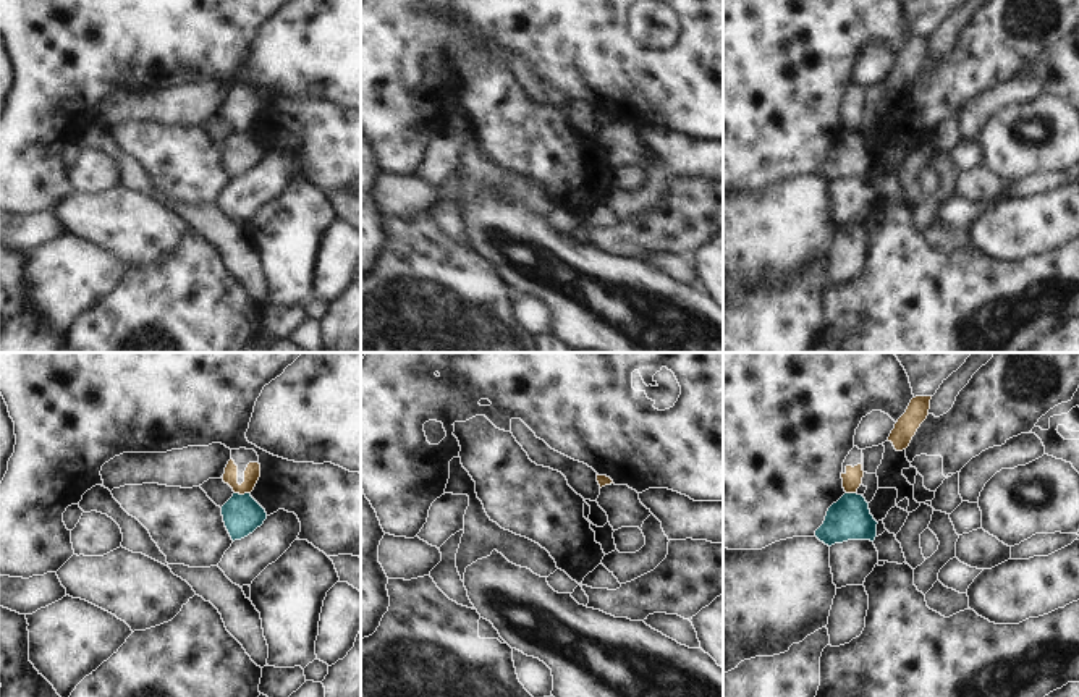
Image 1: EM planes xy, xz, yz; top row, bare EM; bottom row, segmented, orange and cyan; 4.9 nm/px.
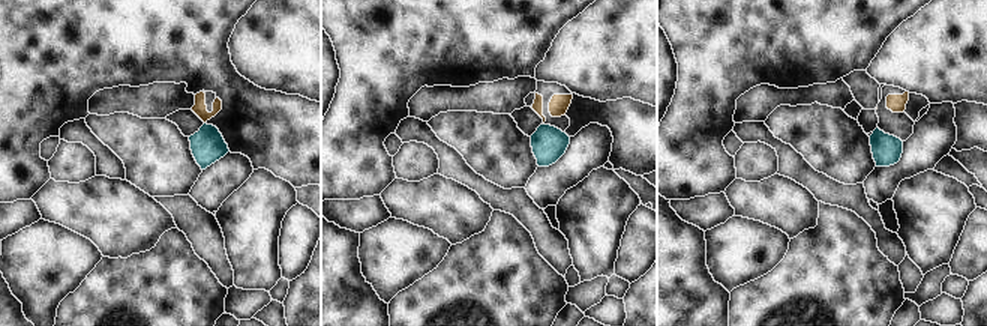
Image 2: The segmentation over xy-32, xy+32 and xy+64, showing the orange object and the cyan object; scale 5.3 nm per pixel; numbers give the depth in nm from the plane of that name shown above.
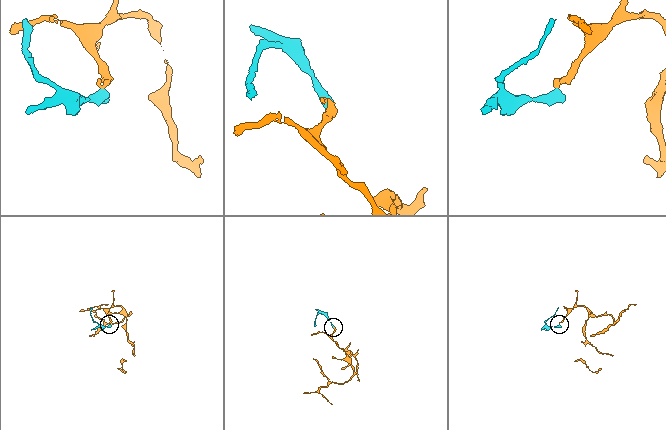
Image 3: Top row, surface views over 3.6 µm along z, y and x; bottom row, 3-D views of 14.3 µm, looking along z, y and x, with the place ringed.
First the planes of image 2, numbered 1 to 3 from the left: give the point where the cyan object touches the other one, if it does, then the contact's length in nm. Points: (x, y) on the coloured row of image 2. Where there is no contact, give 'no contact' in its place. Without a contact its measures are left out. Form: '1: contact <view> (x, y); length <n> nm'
1: no contact
2: no contact
3: no contact

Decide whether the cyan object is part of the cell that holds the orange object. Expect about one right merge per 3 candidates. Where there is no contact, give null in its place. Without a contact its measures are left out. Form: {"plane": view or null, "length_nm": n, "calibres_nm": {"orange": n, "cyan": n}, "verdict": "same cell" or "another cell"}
{"plane": "xy", "length_nm": 80, "calibres_nm": {"orange": 80, "cyan": 190}, "verdict": "another cell"}

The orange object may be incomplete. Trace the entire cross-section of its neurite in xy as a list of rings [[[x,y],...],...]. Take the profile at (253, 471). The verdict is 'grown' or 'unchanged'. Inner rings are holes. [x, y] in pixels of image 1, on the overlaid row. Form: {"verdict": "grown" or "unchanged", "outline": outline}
{"verdict": "unchanged", "outline": [[[233,459],[228,461],[223,474],[223,482],[228,484],[235,493],[244,495],[251,493],[260,477],[260,464],[259,463],[249,463],[244,471],[244,482],[238,484],[238,466]]]}

